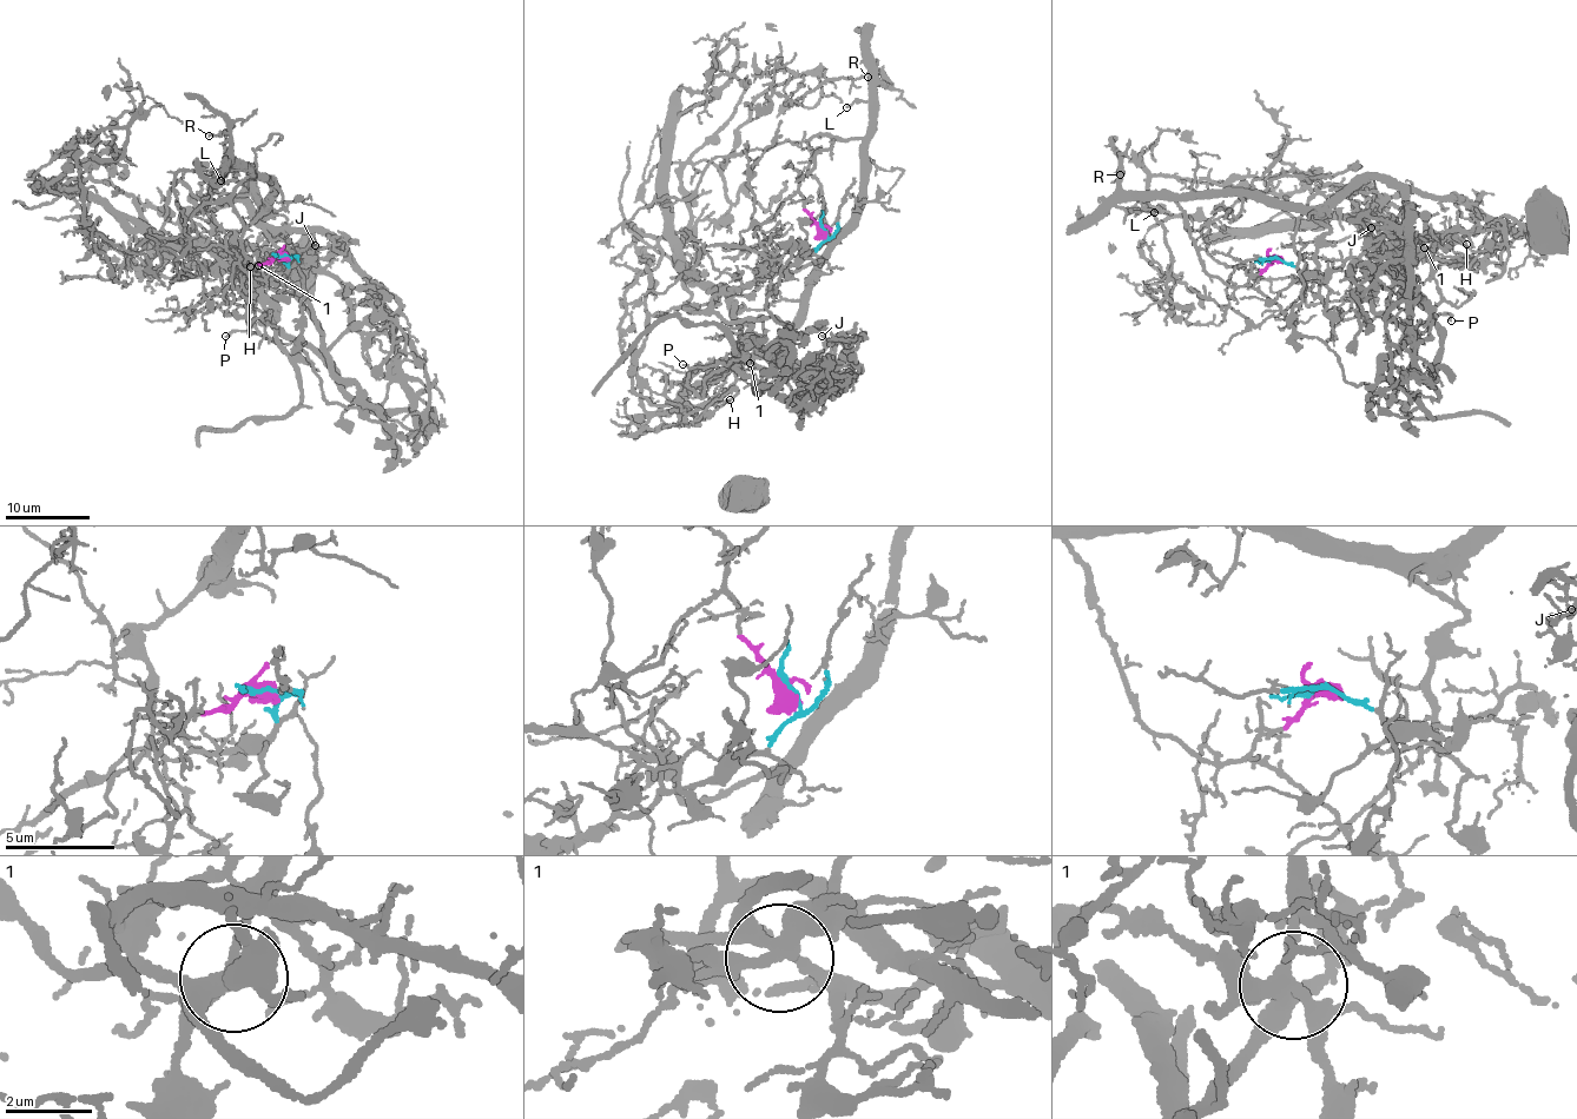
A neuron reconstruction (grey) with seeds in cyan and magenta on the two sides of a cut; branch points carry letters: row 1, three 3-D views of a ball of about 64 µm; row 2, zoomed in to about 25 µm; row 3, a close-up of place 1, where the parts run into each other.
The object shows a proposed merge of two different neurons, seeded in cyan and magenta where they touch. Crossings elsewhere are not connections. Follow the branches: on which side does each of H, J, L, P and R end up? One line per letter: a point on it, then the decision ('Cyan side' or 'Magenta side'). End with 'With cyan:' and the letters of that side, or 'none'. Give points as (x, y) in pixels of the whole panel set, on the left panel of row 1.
H: Place: (250, 266). Cyan side
J: Place: (315, 245). Cyan side
L: Place: (220, 180). Magenta side
P: Place: (225, 336). Magenta side
R: Place: (209, 136). Magenta side
With cyan: H, J

